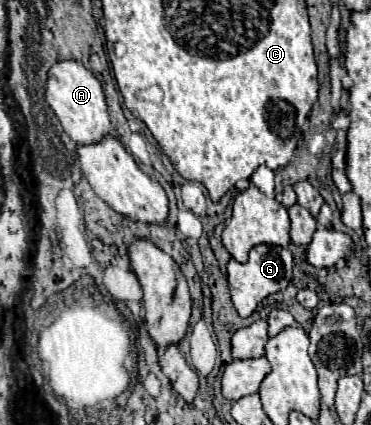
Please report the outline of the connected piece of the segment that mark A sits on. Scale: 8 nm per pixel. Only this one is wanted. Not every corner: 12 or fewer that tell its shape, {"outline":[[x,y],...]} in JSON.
{"outline":[[59,61],[45,97],[77,145],[113,135],[103,85]]}

